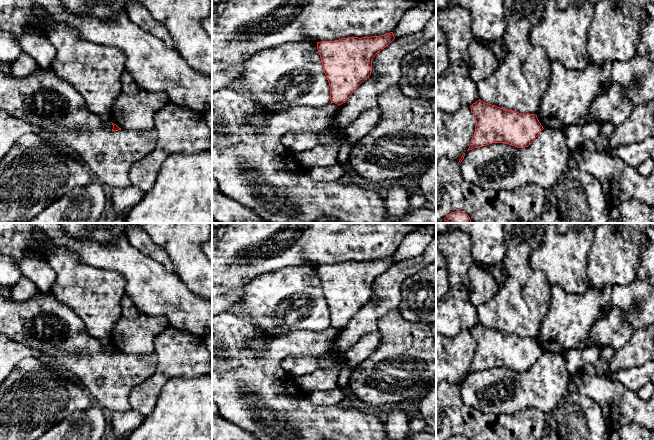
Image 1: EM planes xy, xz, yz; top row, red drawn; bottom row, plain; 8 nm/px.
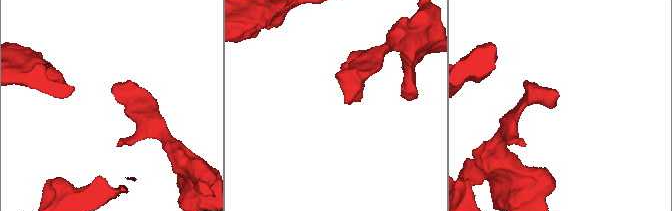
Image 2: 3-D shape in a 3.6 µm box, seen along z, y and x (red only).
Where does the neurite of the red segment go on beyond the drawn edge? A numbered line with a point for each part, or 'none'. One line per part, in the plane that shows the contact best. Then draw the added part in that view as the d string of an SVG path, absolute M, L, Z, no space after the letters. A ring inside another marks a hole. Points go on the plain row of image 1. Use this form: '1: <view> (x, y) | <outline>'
none

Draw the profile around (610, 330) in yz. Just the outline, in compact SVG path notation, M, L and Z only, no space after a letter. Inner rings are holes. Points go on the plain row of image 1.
M610 308L590 329L587 341L599 348L610 346L616 351L630 340L632 334L631 327L623 320L620 311Z

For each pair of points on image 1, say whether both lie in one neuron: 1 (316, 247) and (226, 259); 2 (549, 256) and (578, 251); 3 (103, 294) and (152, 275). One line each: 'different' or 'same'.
1: same
2: same
3: different

